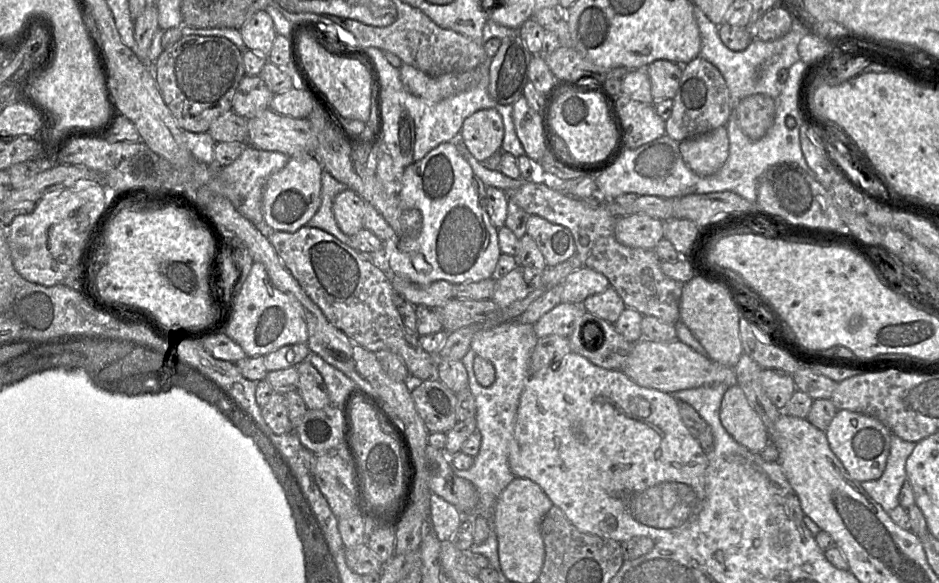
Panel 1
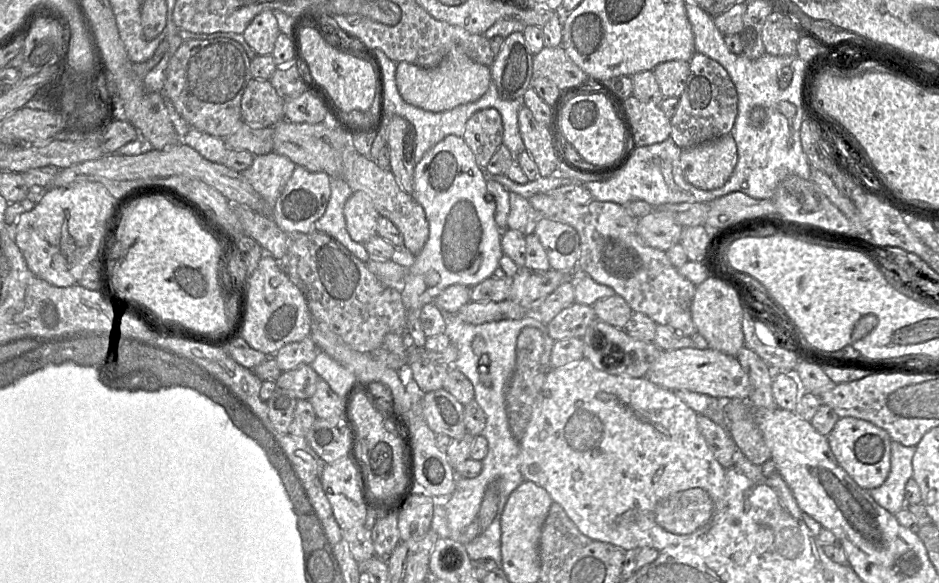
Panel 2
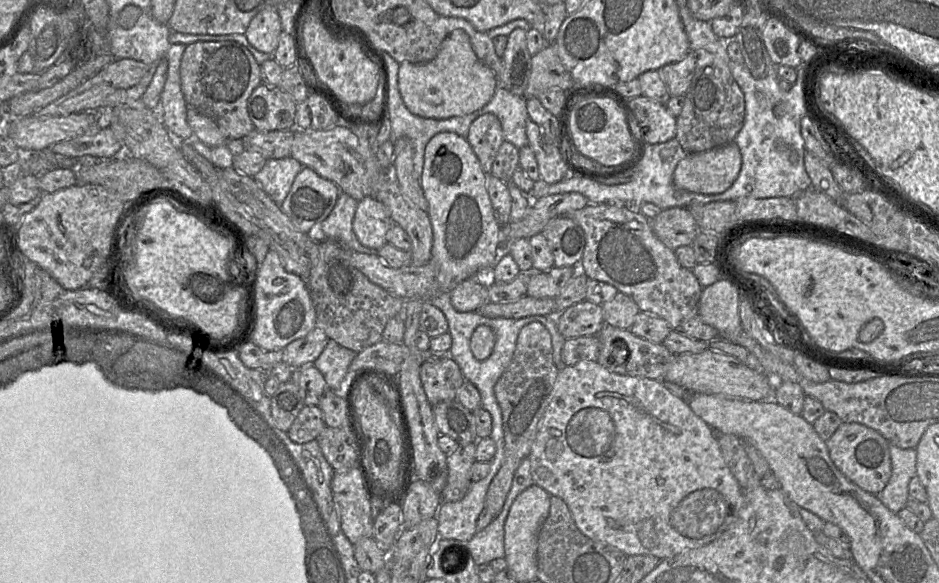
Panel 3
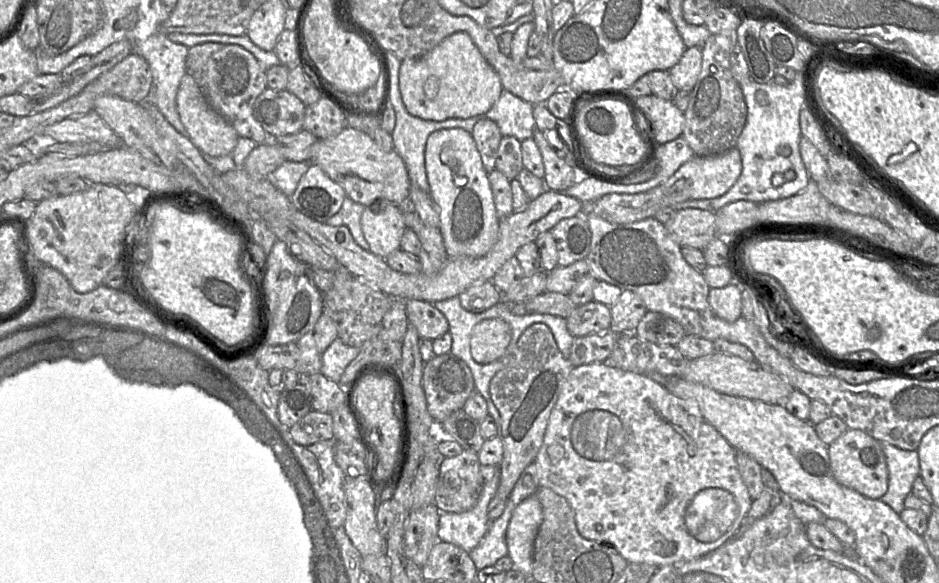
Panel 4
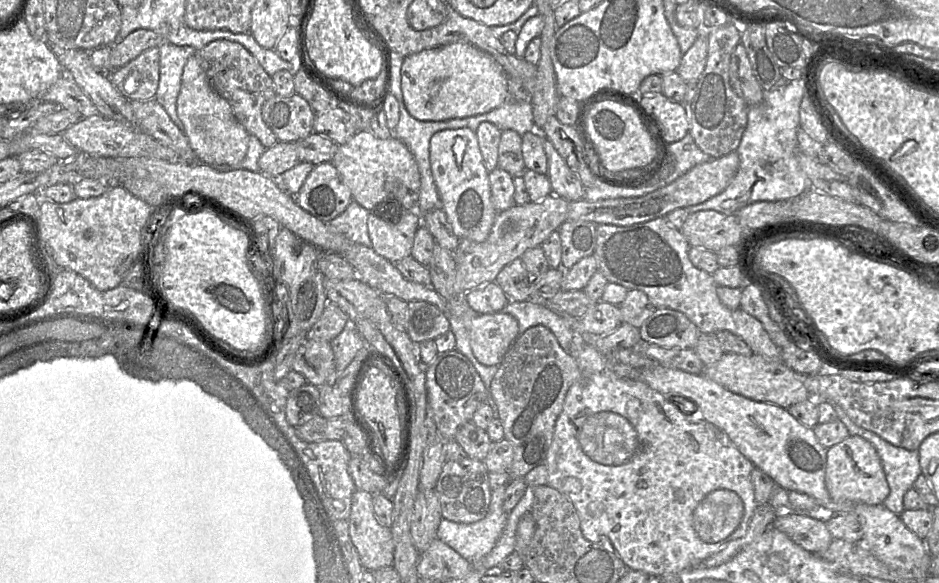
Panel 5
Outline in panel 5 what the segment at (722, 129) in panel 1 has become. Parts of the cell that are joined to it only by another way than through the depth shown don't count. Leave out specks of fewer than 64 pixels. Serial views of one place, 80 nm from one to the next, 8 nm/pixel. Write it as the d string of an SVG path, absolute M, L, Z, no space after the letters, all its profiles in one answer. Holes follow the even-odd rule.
M734 151L696 165L673 182L641 197L603 199L594 202L582 199L569 202L567 220L630 226L663 218L673 210L703 203L721 193L735 176L739 163L739 155Z

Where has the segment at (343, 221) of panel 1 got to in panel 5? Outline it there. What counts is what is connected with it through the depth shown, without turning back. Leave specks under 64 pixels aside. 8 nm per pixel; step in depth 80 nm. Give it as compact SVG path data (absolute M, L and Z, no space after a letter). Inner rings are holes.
M387 199L376 206L367 219L373 250L386 260L397 261L411 256L414 236L422 225L417 211L407 211L395 200Z

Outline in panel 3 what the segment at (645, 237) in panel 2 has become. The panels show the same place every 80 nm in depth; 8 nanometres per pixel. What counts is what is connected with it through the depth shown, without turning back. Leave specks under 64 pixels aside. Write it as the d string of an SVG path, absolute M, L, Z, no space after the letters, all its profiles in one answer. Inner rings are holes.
M685 207L663 209L649 220L655 236L671 250L691 245L700 233L700 227Z

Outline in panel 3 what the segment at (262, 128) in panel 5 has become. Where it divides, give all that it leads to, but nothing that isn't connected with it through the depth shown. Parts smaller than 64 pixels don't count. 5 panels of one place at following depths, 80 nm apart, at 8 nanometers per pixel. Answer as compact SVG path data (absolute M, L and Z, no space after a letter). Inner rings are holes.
M197 41L186 45L180 62L180 79L187 106L212 119L227 139L242 139L256 130L247 102L254 89L262 83L261 68L246 47L235 41Z

